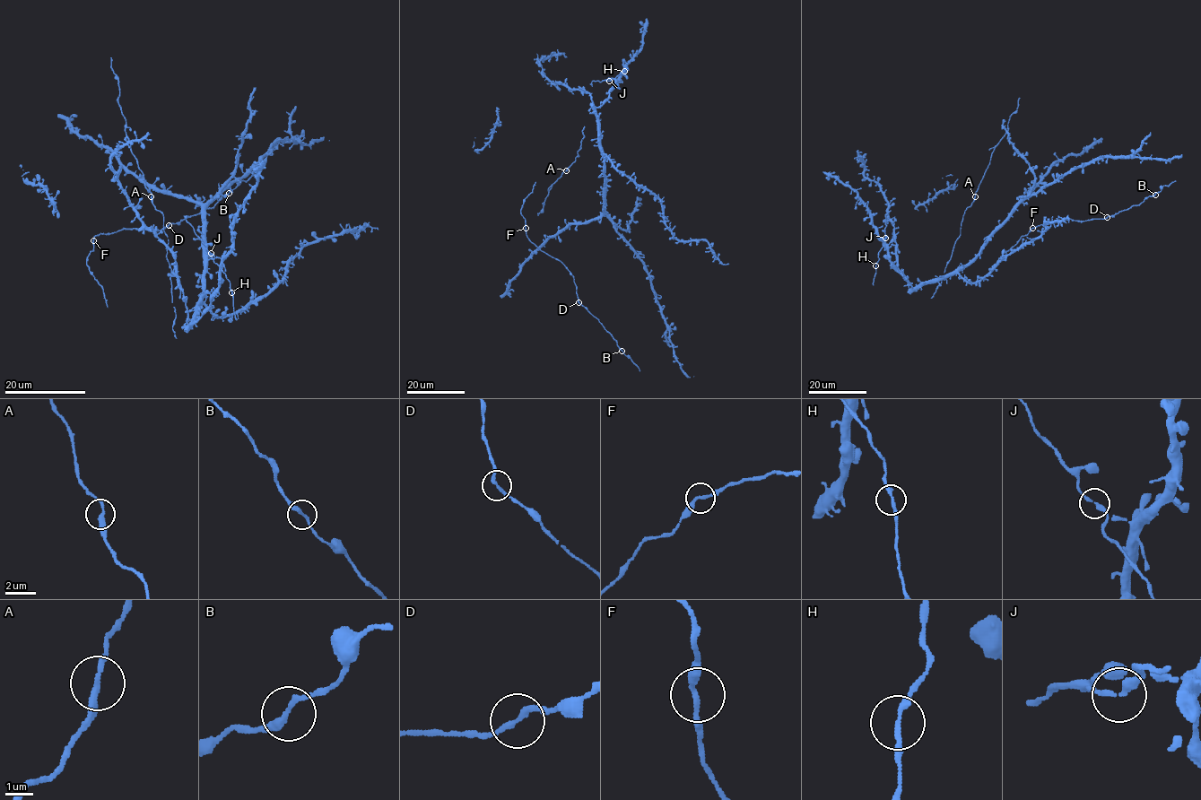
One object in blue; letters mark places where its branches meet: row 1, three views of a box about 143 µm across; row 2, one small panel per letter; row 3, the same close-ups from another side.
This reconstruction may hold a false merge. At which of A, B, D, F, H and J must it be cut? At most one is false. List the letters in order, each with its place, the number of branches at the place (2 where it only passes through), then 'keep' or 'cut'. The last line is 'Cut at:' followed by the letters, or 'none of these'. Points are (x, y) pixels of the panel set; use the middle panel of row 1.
A: at (566, 170); 2 branches meet; keep
B: at (622, 351); 2 branches meet; keep
D: at (578, 302); 2 branches meet; keep
F: at (526, 228); 2 branches meet; keep
H: at (624, 71); 2 branches meet; keep
J: at (609, 81); 2 branches meet; keep
Cut at: none of these

